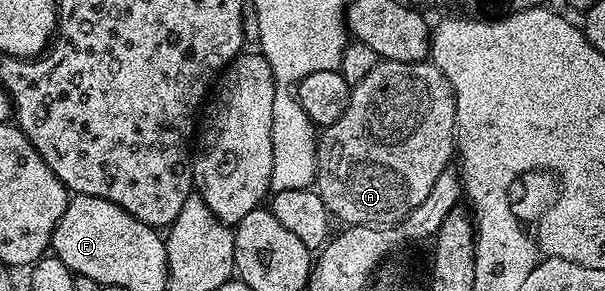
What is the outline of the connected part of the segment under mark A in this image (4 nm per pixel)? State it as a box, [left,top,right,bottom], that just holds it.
[314,61,457,227]

